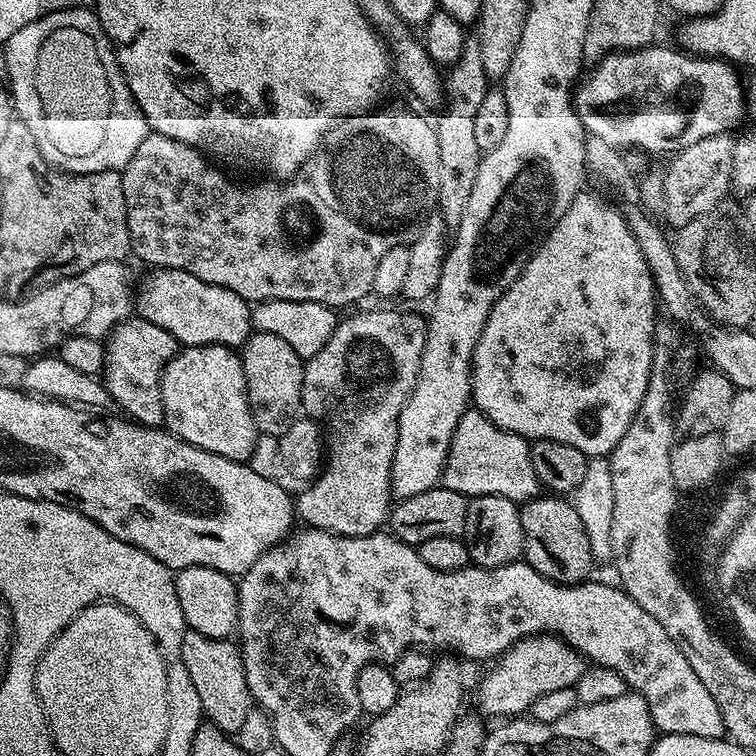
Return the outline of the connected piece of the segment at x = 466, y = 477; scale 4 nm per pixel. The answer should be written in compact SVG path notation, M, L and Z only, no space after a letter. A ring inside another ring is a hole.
M474 406L458 418L454 438L450 442L448 457L444 463L443 487L453 488L465 498L498 494L521 505L541 495L540 479L534 474L534 462L530 462L531 443L510 430L502 430L486 418Z

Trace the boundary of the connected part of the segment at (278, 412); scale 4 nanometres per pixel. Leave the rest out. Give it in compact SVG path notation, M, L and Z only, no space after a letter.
M253 331L242 346L244 377L248 391L248 405L257 429L263 435L281 437L297 419L302 405L302 382L305 361L278 334Z

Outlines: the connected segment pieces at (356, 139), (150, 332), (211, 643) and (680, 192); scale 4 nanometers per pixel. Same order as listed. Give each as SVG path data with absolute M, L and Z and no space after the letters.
M377 107L370 112L361 112L358 116L348 116L346 119L339 121L331 128L327 136L322 141L322 146L317 148L308 161L300 167L300 171L295 176L285 179L283 182L272 182L276 184L235 184L230 177L224 172L219 172L202 155L200 149L191 148L186 142L175 140L174 138L166 138L162 134L149 131L146 138L142 138L142 146L138 146L138 150L134 150L134 158L130 158L130 162L122 170L122 194L126 194L126 222L130 230L130 242L132 243L131 255L137 256L140 260L152 264L153 269L157 268L173 268L174 270L182 270L186 274L194 274L194 278L202 278L202 282L210 282L214 286L222 286L234 290L234 294L238 294L242 299L249 302L259 302L262 300L305 300L306 302L322 302L327 308L343 310L347 304L356 304L364 295L372 292L372 283L374 282L374 270L378 270L378 262L382 262L386 250L394 250L401 246L411 245L412 241L420 235L420 231L424 229L424 224L429 216L433 215L436 208L436 199L438 198L438 138L436 137L435 127L431 123L427 124L422 117L416 112L411 112L408 108L384 108Z
M139 318L123 320L118 327L113 328L106 337L104 344L104 370L102 383L112 396L112 403L127 419L141 424L143 428L164 428L164 403L162 402L162 374L166 366L175 358L178 345L170 330L162 330L162 326L154 326L154 322Z
M188 630L182 638L182 666L186 666L198 690L207 723L223 732L235 734L242 727L246 714L254 707L246 686L246 670L239 647L231 639L206 638L206 634Z
M729 134L712 135L677 153L668 170L663 173L663 202L661 213L673 229L681 228L694 218L709 215L718 202L731 189L733 146L735 139Z

